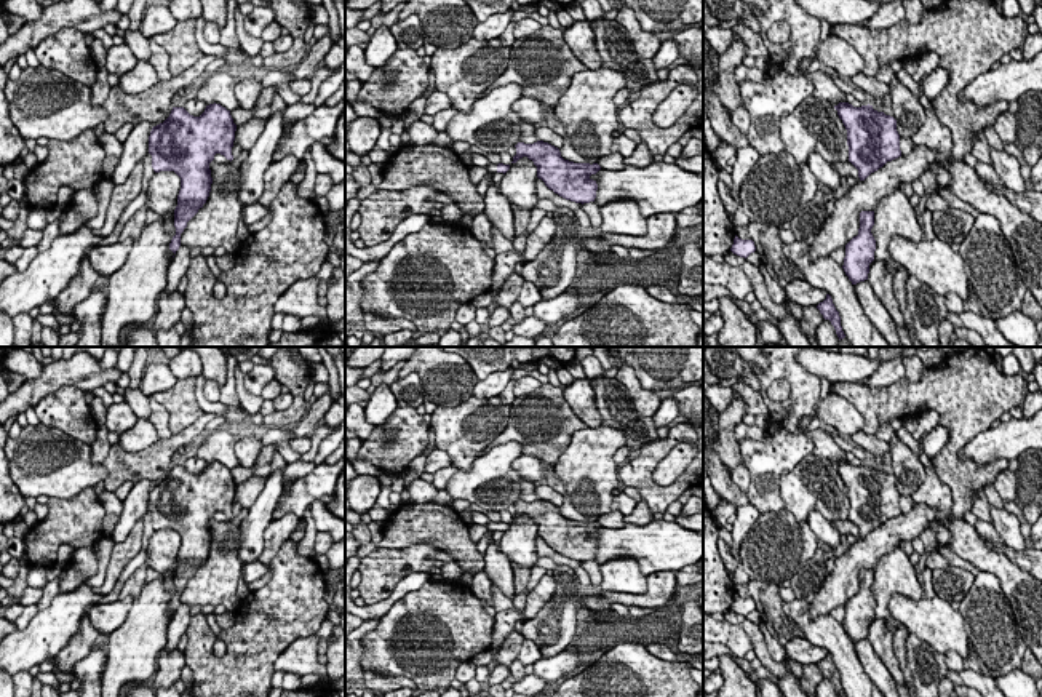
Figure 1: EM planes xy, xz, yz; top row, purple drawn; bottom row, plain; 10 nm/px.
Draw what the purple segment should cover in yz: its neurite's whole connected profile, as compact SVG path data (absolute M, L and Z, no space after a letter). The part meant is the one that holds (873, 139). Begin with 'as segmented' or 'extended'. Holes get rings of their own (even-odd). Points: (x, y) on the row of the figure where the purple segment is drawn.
as segmented; M834 106L847 129L849 161L858 169L860 181L901 157L897 120L873 106Z

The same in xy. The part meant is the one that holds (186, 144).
as segmented; M216 102L206 106L200 117L190 115L184 107L173 107L169 117L150 131L149 153L153 171L174 171L181 177L174 209L176 235L169 243L174 254L187 222L209 197L213 184L209 163L214 155L233 160L235 131L230 110Z

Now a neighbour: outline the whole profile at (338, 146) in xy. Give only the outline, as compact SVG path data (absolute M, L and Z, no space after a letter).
M345 107L337 120L336 134L326 150L337 160L345 163Z

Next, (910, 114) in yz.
M897 74L890 82L890 98L900 137L913 137L925 121L924 106L919 98L897 78Z

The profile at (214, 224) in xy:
M241 160L230 163L209 163L211 192L206 203L187 222L181 233L181 246L206 248L224 246L227 253L235 253L240 246L237 238L238 221L243 205L238 200Z

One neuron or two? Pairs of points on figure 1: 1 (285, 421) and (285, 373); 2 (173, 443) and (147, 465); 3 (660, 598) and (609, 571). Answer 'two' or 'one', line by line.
1: one
2: one
3: two

